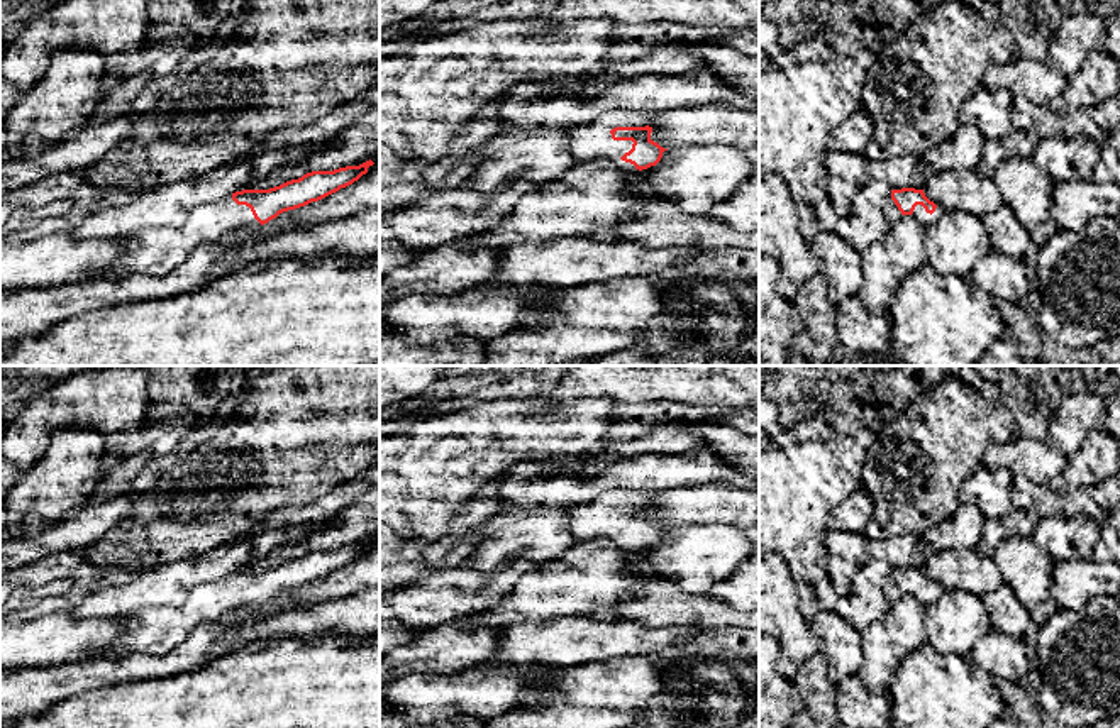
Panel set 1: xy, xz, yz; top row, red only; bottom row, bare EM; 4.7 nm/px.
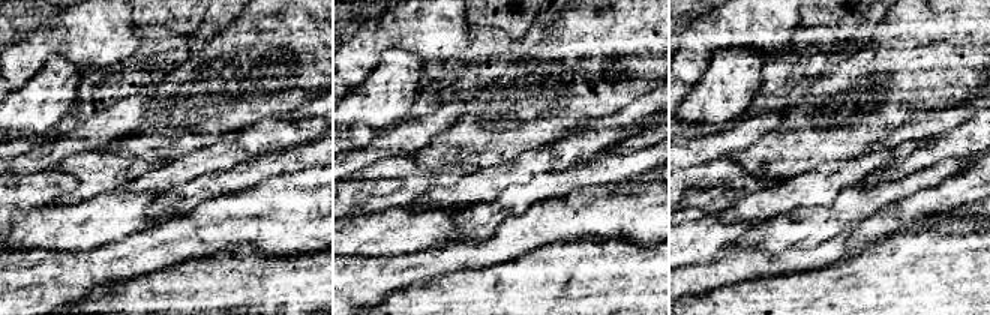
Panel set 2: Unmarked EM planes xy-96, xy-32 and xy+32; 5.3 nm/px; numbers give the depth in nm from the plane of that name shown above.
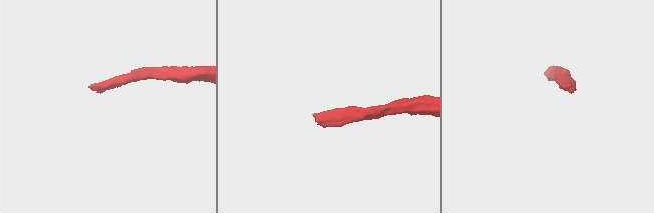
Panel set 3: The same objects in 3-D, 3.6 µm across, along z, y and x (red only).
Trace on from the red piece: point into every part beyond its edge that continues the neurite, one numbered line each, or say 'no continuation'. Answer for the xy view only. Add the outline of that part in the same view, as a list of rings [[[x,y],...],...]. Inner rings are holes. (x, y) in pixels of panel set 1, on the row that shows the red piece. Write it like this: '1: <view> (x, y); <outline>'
1: xy (158, 249); [[[232,195],[200,205],[180,227],[149,227],[125,239],[119,259],[105,273],[112,278],[129,274],[166,274],[185,262],[202,244],[220,240],[244,225],[261,225],[249,207],[237,205]]]

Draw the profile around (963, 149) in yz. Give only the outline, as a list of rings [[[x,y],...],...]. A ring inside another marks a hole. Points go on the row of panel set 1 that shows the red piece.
[[[964,124],[945,142],[929,149],[923,157],[934,171],[961,168],[976,171],[984,142],[986,137],[976,125]]]

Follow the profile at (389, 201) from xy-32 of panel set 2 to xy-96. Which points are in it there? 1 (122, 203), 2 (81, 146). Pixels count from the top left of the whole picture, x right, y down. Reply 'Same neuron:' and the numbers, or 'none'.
Same neuron: none

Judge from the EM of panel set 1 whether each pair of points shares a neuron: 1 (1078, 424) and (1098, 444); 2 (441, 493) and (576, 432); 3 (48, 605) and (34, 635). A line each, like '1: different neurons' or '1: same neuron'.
1: different neurons
2: same neuron
3: different neurons

